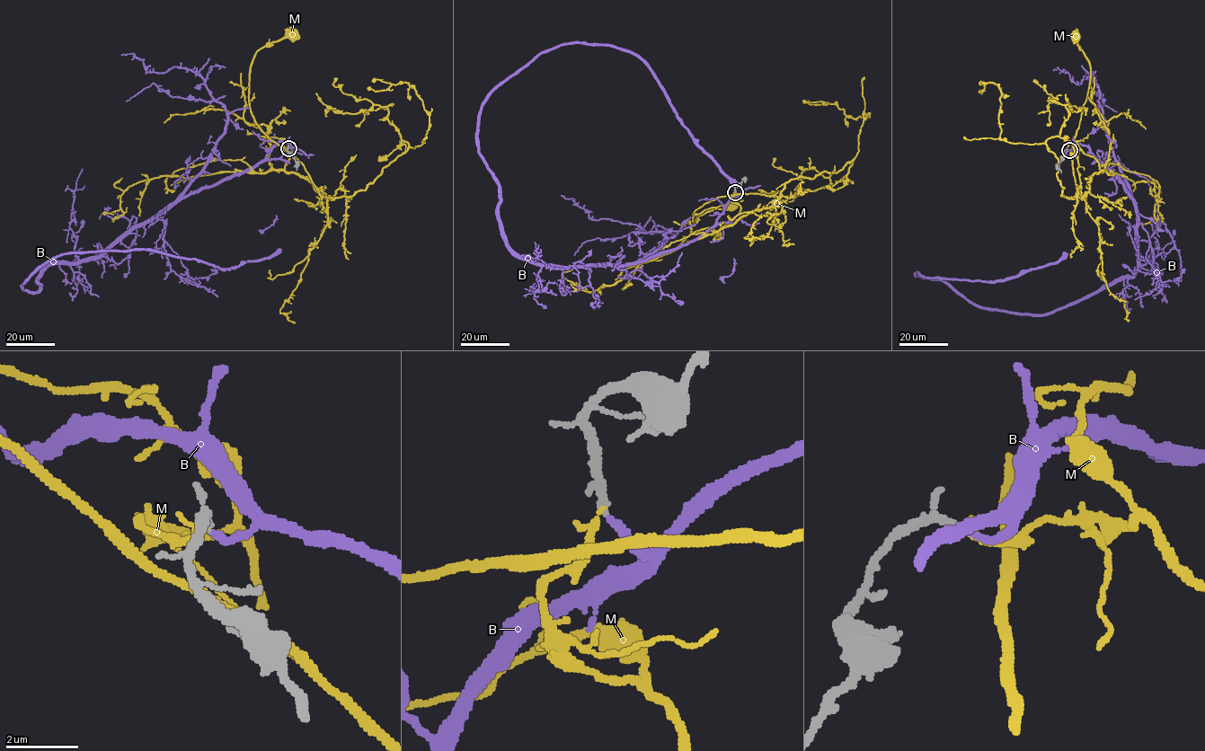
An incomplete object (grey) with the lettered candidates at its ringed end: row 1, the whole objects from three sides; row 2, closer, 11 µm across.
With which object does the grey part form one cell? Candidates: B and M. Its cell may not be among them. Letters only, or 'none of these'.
B

